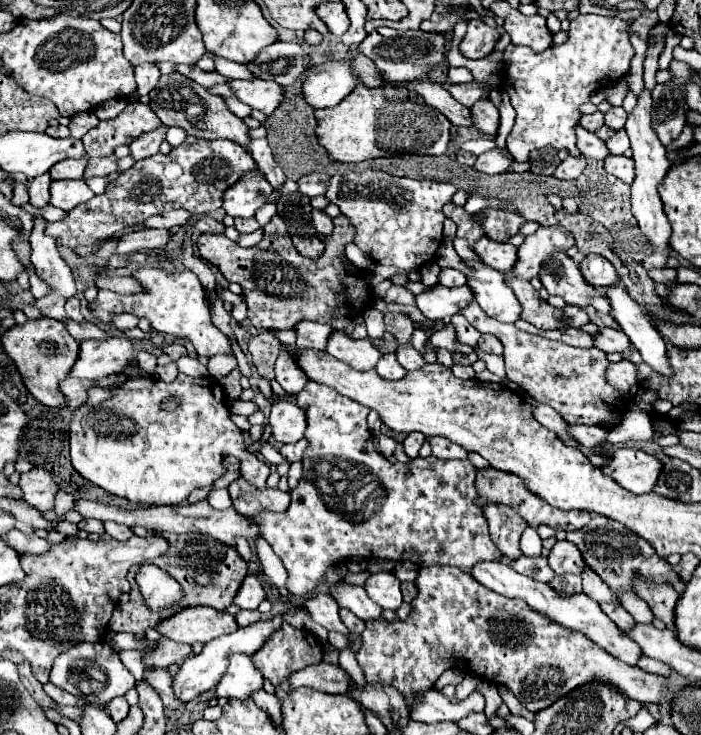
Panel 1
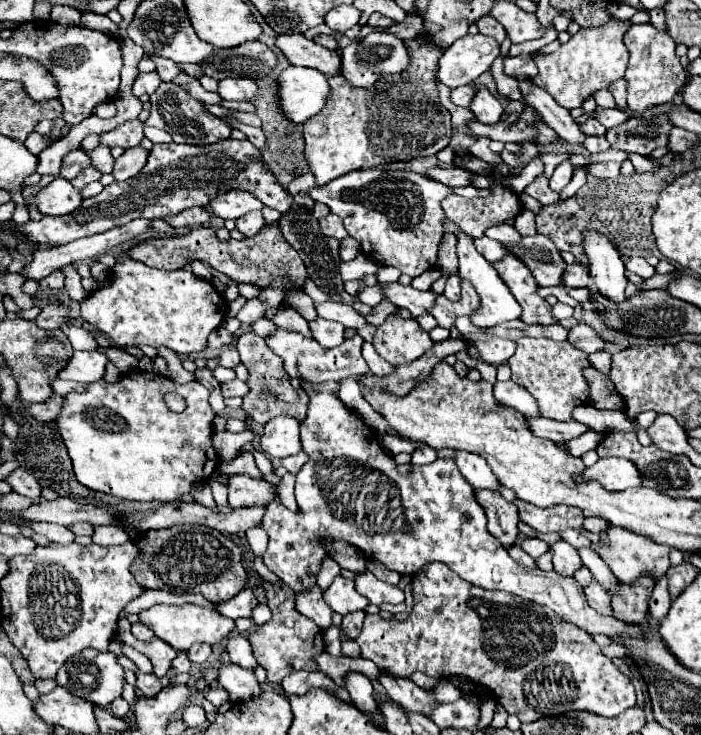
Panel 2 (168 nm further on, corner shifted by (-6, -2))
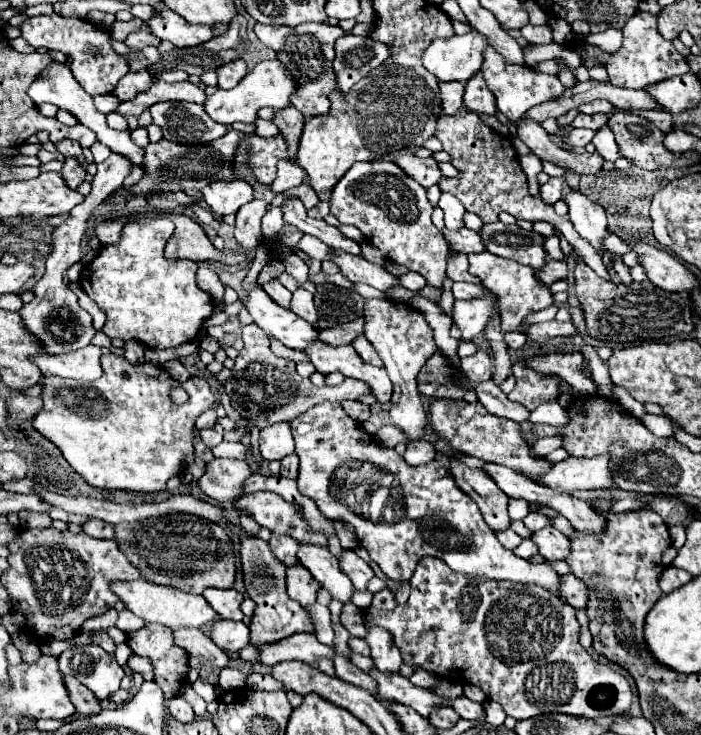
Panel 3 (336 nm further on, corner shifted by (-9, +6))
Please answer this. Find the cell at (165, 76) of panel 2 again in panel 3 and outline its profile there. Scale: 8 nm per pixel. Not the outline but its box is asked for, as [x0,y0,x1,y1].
[125,27,161,49]

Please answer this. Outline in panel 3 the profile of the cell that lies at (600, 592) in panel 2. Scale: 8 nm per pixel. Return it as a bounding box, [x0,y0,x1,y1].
[563,575,589,609]

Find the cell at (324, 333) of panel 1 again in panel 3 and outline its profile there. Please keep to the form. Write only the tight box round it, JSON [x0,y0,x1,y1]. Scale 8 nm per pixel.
[263,279,291,309]

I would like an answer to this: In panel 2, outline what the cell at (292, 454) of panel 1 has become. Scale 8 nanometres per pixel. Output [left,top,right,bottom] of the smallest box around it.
[282,453,308,475]

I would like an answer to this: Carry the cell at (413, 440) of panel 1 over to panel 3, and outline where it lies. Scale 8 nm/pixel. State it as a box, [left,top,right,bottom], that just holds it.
[405,441,435,465]

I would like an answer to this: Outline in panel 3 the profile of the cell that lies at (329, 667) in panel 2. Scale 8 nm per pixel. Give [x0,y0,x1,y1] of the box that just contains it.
[259,633,335,665]

